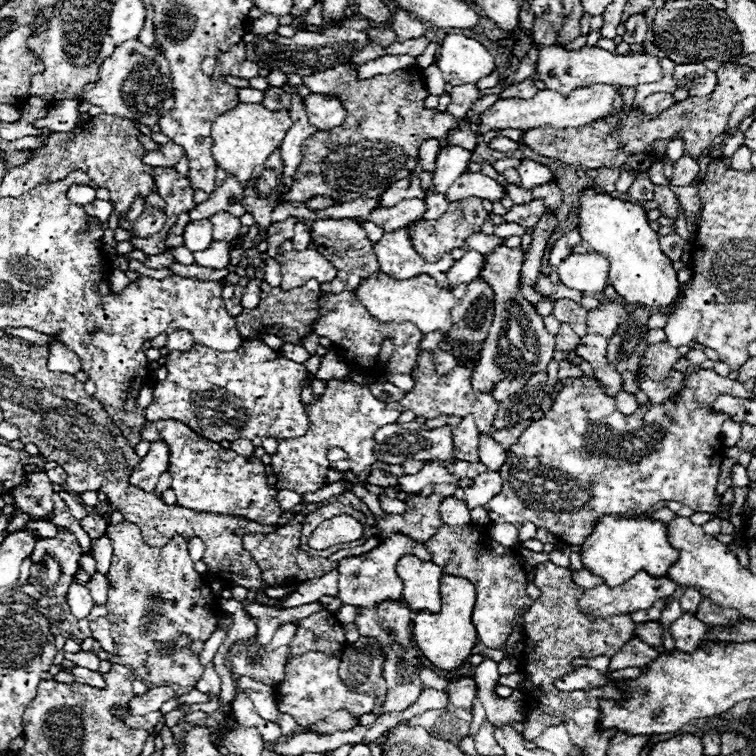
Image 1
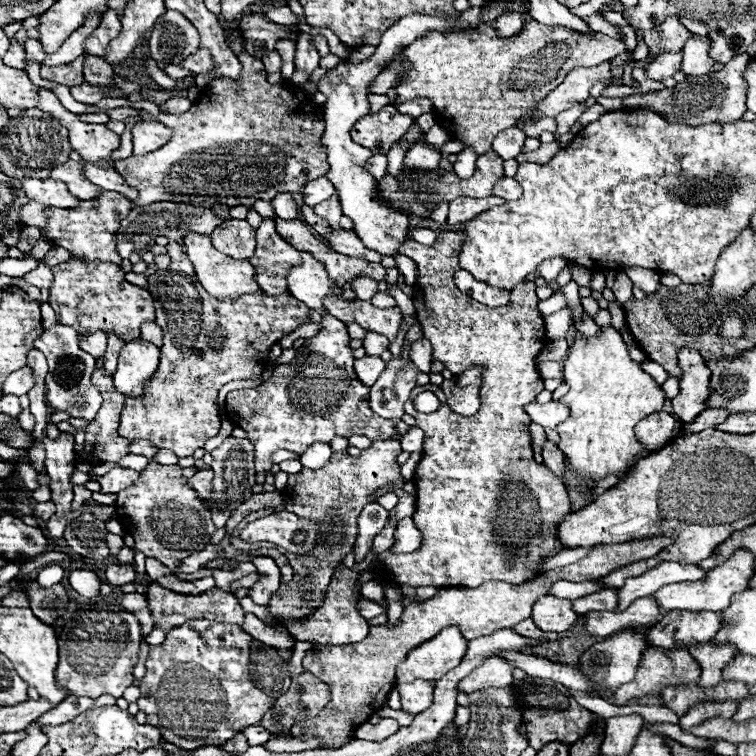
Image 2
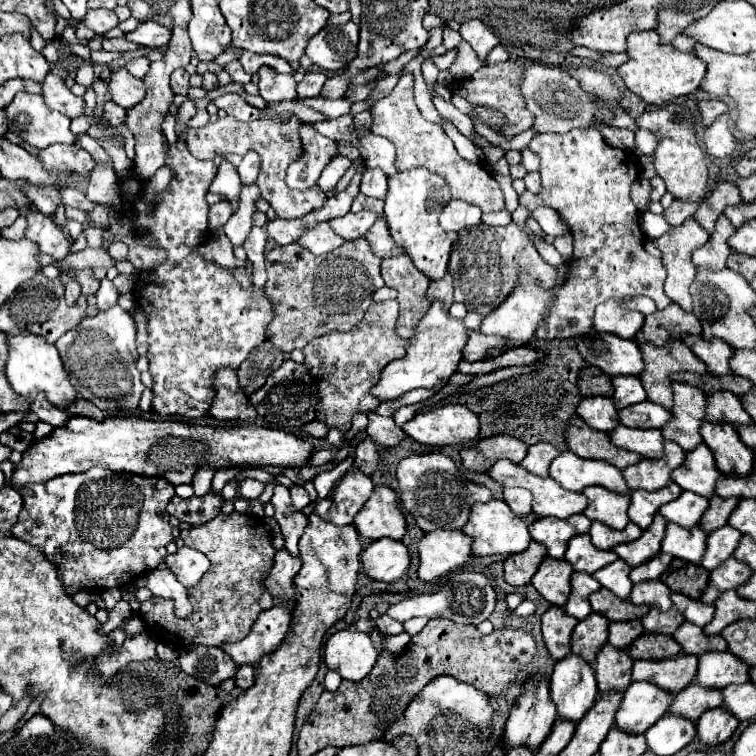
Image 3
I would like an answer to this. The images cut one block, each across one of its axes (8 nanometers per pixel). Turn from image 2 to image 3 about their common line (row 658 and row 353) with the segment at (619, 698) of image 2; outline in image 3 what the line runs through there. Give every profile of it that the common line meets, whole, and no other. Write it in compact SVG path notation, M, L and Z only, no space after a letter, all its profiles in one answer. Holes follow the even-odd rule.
M678 338L668 340L664 346L654 344L638 344L644 370L638 376L650 402L672 410L672 388L670 388L670 374L688 370L696 374L706 372L706 364Z

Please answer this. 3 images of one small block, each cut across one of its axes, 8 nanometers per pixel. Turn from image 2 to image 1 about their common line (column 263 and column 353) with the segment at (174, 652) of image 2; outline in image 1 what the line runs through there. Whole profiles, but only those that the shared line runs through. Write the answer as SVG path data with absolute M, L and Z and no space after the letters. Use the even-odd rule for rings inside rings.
M306 652L290 658L284 664L284 680L274 686L274 698L278 710L290 714L302 728L310 728L316 722L324 722L330 714L338 710L346 710L356 718L372 712L376 696L368 692L358 694L348 690L348 686L338 676L340 662L342 662L342 652L338 652L336 656L328 656L324 652Z

